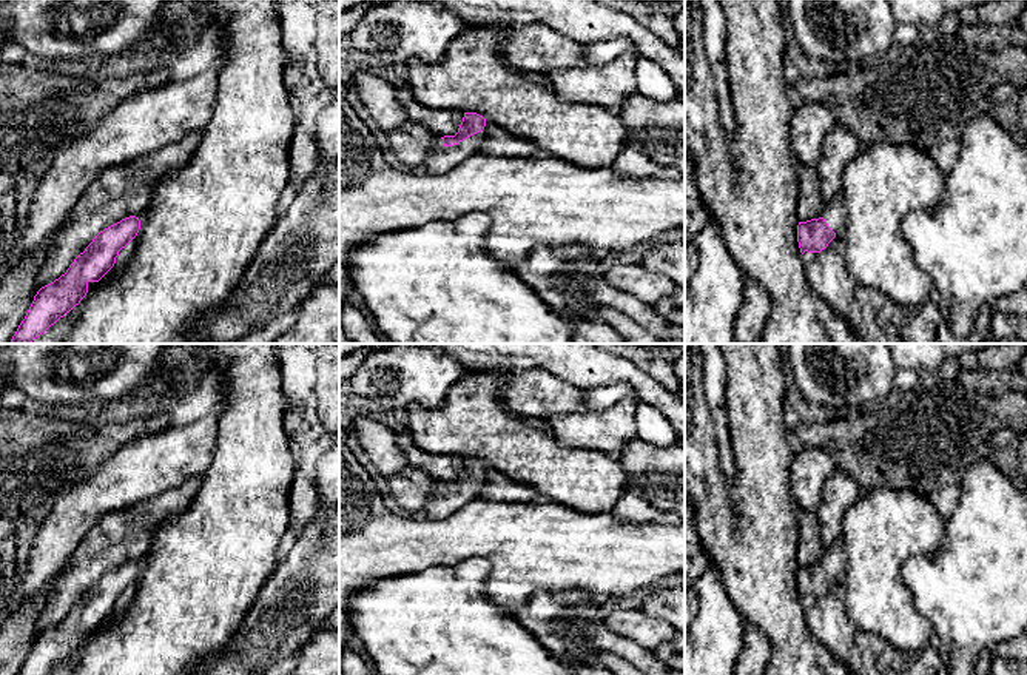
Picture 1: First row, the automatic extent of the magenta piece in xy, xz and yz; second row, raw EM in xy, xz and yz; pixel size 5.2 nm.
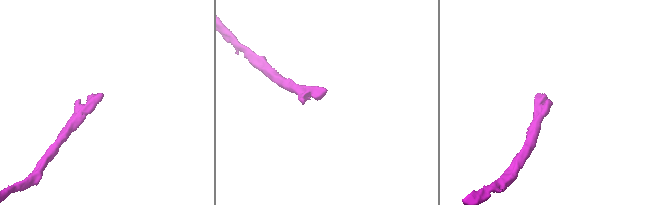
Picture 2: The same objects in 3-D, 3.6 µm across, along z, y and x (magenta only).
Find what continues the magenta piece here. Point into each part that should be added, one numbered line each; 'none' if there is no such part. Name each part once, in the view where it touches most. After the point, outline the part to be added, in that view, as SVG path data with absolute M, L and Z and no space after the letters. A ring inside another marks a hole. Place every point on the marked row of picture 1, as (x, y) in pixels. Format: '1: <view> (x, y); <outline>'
1: xz (441, 159); M483 129L458 145L436 148L426 157L421 170L429 174L443 174L460 165L472 154L480 153L484 139L486 133Z

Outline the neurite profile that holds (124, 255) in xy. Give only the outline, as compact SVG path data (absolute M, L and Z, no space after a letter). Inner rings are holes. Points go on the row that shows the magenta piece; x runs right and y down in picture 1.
M137 236L125 248L122 248L119 251L114 267L103 277L111 277L114 274L119 274L125 268L133 250L134 250L136 239L137 239Z

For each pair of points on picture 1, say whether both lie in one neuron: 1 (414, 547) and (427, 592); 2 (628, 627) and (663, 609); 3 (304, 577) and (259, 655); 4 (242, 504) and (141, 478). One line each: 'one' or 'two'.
1: two
2: two
3: one
4: two

